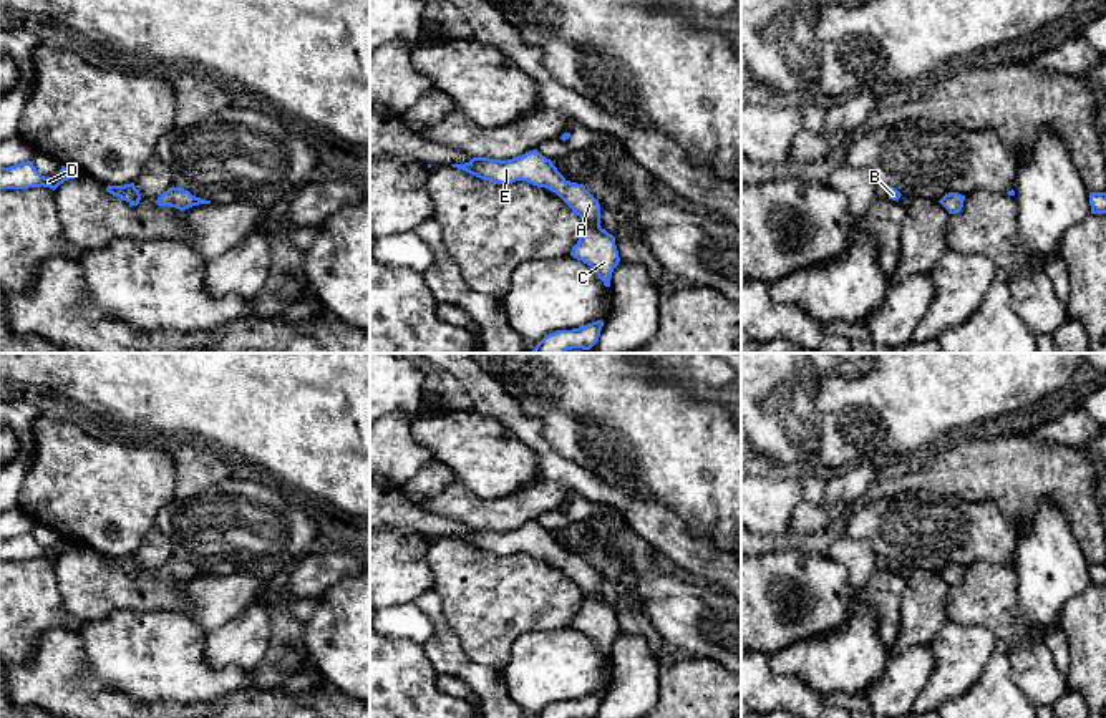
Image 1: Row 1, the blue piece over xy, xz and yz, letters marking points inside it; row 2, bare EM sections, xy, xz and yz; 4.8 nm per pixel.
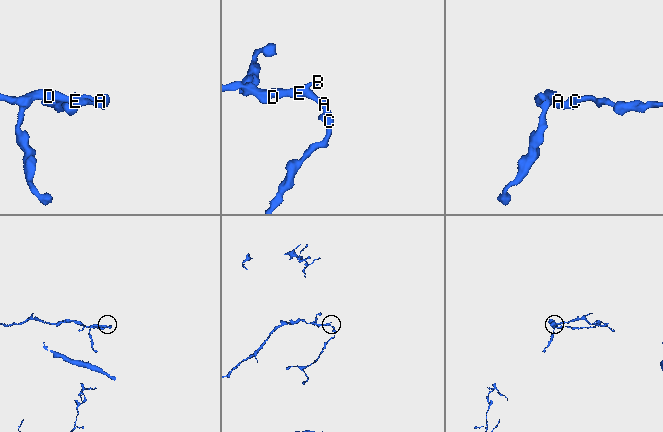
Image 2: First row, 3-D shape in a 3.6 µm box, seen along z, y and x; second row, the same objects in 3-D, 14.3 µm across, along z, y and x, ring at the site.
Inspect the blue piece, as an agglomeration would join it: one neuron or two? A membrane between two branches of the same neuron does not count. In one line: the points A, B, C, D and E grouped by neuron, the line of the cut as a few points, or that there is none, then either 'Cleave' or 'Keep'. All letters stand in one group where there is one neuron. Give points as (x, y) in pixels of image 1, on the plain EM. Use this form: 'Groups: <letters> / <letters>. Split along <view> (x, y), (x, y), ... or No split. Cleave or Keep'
Groups: A B C D E. No split. Keep

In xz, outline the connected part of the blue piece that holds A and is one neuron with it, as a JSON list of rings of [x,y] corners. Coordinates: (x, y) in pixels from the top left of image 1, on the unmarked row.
[[[534,521],[507,532],[473,529],[451,537],[494,555],[526,552],[555,564],[582,590],[582,605],[570,627],[590,637],[604,657],[610,658],[620,628],[615,609],[600,599],[600,575],[582,555],[567,552],[551,531]]]

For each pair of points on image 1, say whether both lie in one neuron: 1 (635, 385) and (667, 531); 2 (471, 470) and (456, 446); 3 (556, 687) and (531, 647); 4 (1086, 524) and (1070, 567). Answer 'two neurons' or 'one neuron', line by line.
1: two neurons
2: one neuron
3: one neuron
4: two neurons

